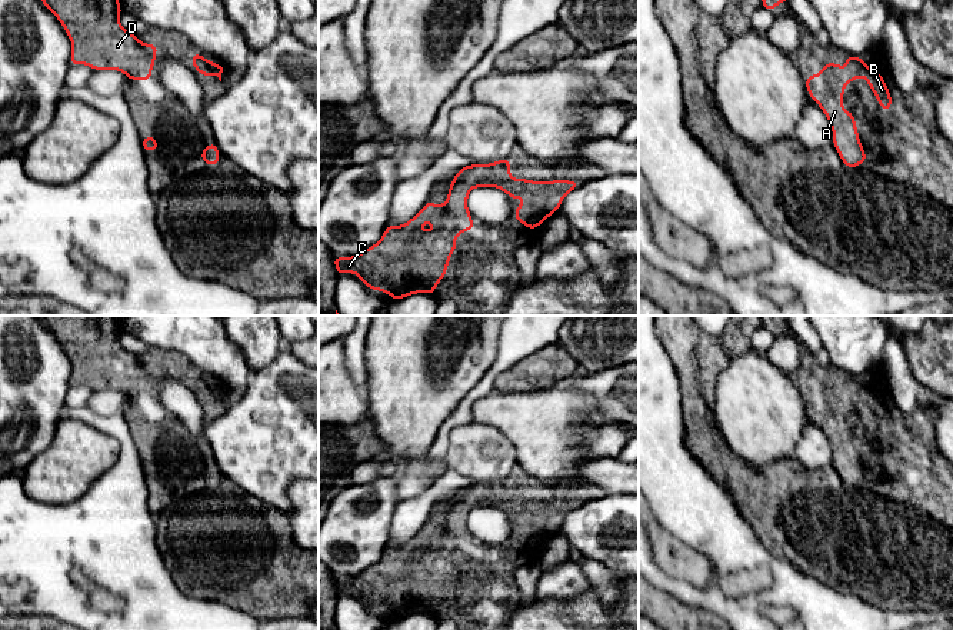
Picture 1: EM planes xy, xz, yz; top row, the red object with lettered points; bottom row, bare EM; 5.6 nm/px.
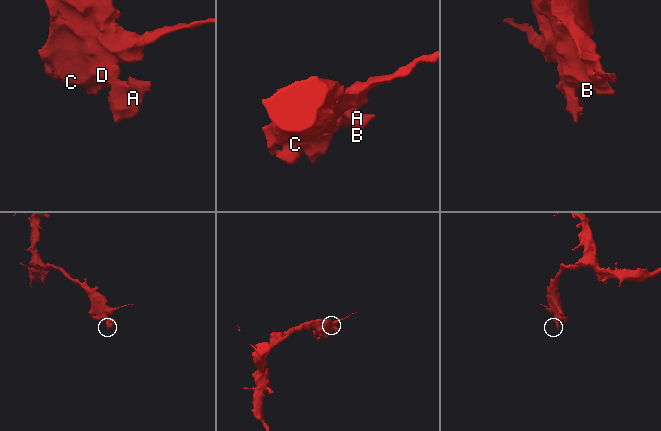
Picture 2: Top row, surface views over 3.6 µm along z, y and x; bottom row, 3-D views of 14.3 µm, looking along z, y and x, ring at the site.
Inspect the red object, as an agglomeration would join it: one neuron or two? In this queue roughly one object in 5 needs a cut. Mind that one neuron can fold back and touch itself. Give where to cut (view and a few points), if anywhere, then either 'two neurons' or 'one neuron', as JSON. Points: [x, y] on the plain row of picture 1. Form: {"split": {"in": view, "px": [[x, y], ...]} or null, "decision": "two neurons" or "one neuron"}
{"split": null, "decision": "one neuron"}

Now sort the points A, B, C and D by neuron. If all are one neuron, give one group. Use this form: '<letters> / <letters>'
A B C D

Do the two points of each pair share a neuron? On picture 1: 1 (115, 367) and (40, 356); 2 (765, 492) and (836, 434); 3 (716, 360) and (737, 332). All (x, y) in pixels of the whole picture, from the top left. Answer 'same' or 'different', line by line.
1: different
2: different
3: different

